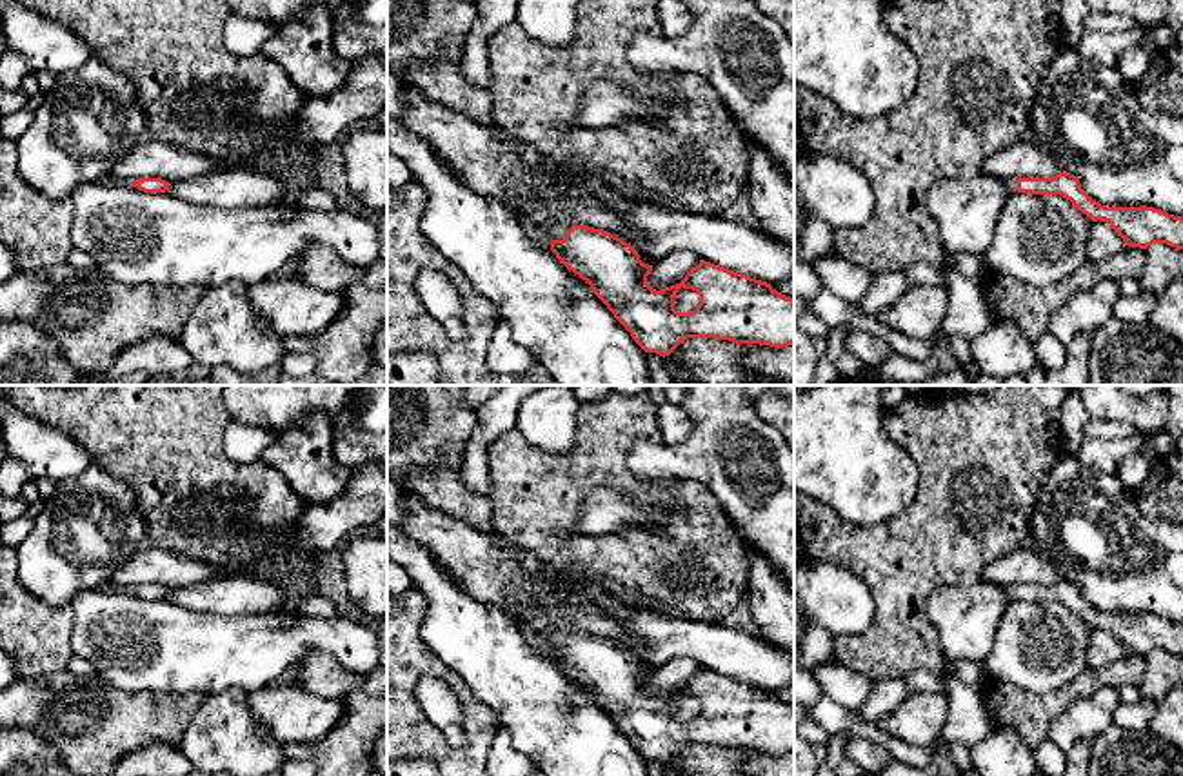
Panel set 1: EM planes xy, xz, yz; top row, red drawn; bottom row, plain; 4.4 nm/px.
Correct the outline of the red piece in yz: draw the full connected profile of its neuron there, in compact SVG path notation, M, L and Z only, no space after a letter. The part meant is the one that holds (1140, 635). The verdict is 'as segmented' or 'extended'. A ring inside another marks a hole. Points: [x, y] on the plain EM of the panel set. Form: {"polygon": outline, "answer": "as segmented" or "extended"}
{"polygon": "M1067 578L1052 585L1005 585L1005 594L1009 600L1061 602L1092 629L1108 629L1128 654L1147 656L1152 651L1167 651L1183 656L1183 623L1154 614L1105 614Z", "answer": "extended"}

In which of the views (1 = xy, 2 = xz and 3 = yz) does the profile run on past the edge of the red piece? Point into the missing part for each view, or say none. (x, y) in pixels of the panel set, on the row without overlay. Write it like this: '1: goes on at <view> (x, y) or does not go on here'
1: does not go on here
2: does not go on here
3: goes on at yz (1011, 591)

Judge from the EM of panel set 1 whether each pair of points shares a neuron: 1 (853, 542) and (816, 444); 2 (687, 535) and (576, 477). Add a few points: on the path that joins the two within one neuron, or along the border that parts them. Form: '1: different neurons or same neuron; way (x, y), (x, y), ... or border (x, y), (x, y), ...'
1: different neurons; border (813, 497), (849, 522), (864, 526), (887, 522)
2: same neuron; way (673, 504), (618, 477), (609, 477)

